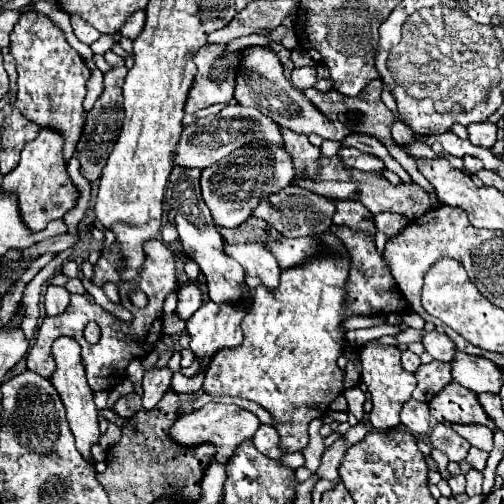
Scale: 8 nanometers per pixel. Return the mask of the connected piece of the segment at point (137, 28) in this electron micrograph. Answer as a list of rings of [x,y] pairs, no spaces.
[[[138,10],[138,12],[134,12],[134,14],[124,22],[120,34],[134,40],[134,38],[138,36],[138,32],[142,32],[142,24],[144,24],[144,22],[146,22],[146,12],[144,12],[144,10]]]

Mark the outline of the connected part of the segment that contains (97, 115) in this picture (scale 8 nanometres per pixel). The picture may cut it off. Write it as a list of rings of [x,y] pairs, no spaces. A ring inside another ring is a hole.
[[[118,66],[118,68],[104,72],[104,92],[86,116],[86,126],[84,126],[84,134],[78,142],[78,150],[80,150],[80,172],[90,182],[98,180],[98,176],[106,164],[106,158],[110,154],[110,148],[114,146],[118,132],[122,128],[122,120],[124,120],[124,116],[122,116],[122,84],[124,84],[126,72],[128,72],[126,66]]]

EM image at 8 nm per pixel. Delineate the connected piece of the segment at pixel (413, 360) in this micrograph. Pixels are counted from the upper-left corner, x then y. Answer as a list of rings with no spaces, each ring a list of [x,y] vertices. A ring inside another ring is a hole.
[[[404,350],[404,352],[402,352],[402,368],[408,370],[408,372],[414,372],[418,366],[420,366],[420,358],[418,358],[414,352]]]

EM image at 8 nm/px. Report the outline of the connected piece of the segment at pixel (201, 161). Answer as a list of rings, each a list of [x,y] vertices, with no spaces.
[[[228,104],[218,114],[210,114],[206,118],[198,118],[192,126],[186,126],[180,138],[180,144],[174,154],[174,164],[180,164],[184,168],[206,168],[210,164],[216,164],[236,148],[242,148],[244,144],[250,144],[254,140],[268,140],[270,144],[282,144],[282,132],[280,126],[270,120],[268,116],[260,114],[256,108],[246,108],[242,104]]]

